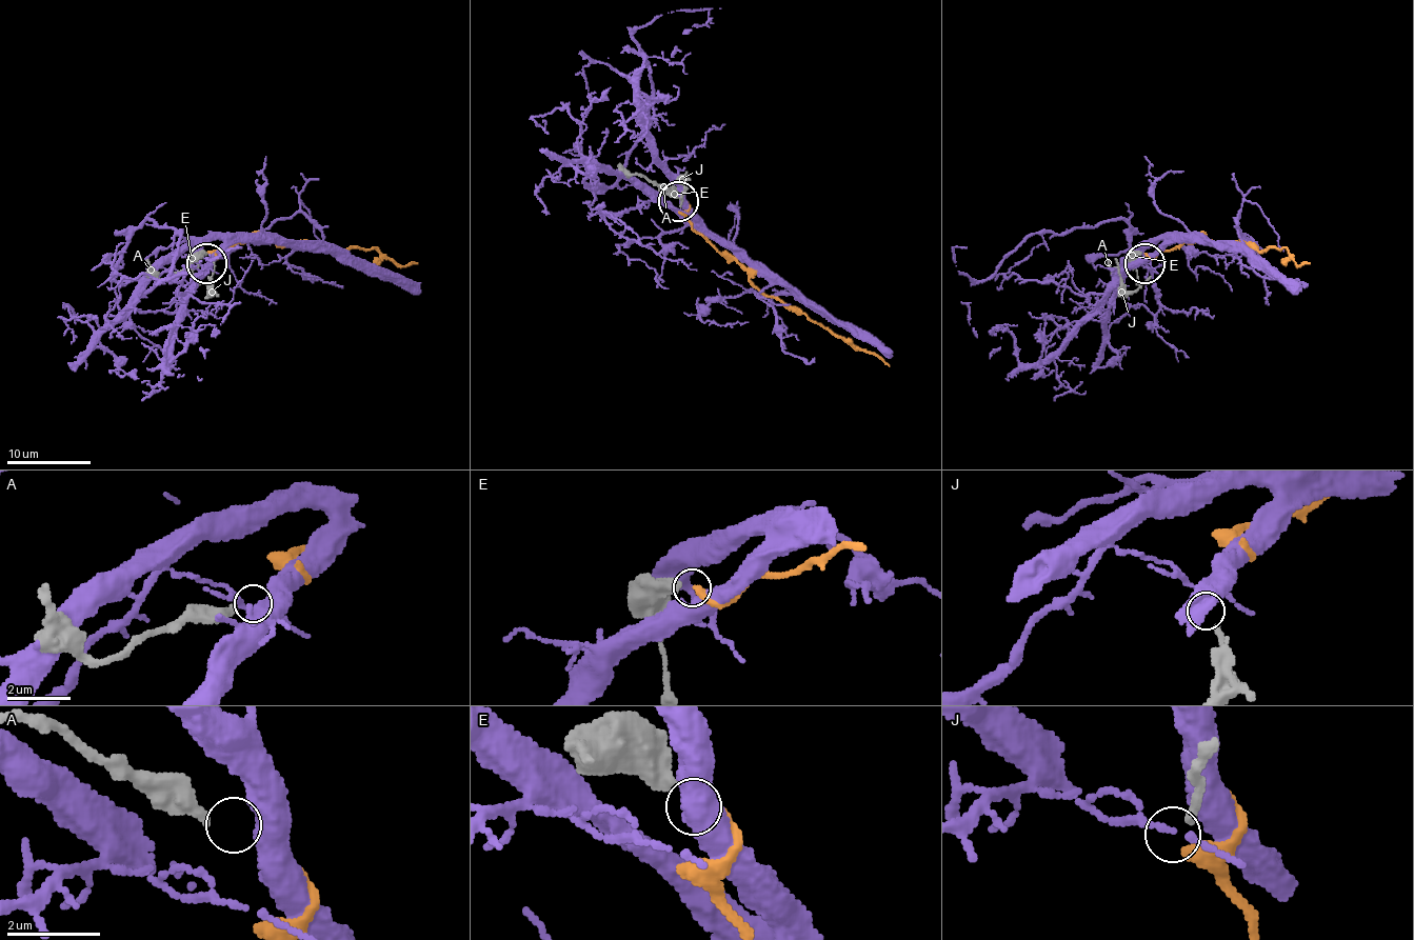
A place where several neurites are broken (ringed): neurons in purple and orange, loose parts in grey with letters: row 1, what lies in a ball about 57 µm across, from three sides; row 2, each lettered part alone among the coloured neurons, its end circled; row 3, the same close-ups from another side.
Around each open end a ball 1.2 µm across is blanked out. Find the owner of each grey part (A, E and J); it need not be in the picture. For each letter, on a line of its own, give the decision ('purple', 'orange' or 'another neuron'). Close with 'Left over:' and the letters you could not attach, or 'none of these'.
A: another neuron
E: orange
J: another neuron
Left over: A, J

